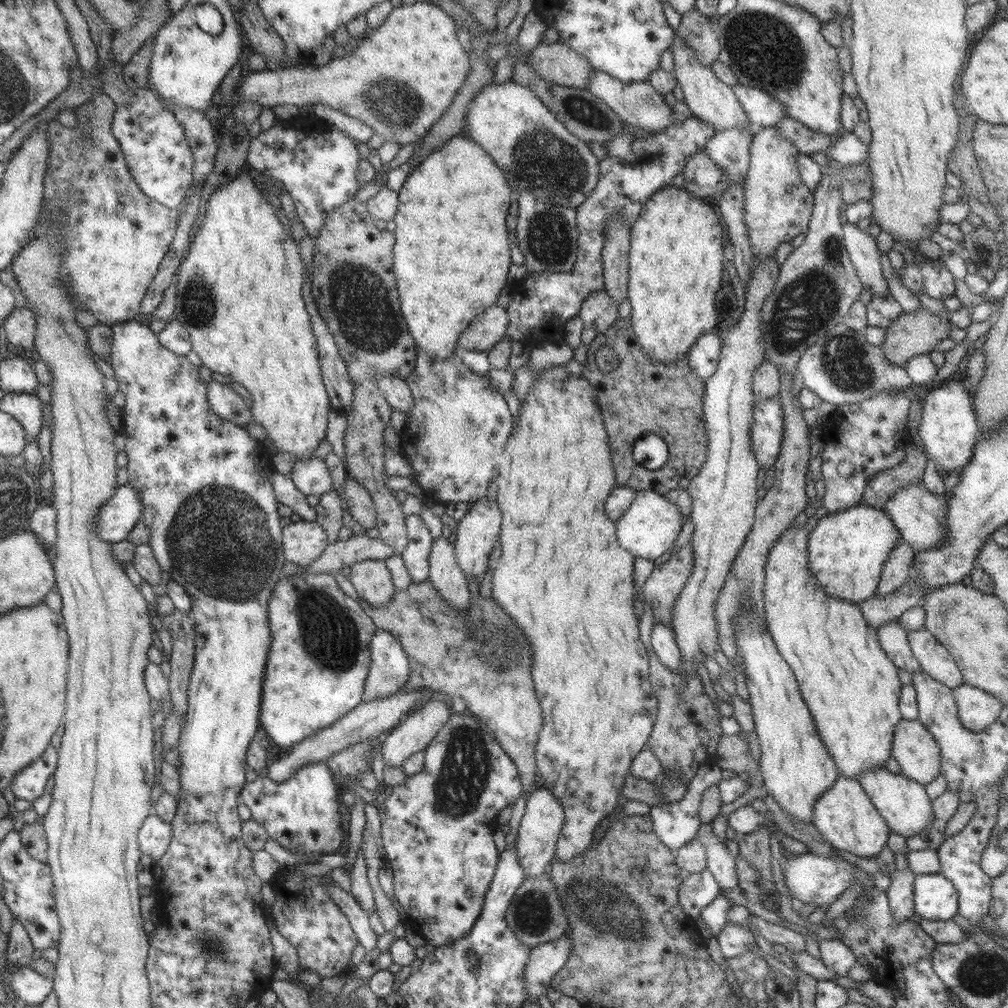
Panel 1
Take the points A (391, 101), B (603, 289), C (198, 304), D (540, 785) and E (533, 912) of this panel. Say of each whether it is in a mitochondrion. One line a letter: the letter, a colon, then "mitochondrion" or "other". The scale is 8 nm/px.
A: mitochondrion
B: other
C: mitochondrion
D: other
E: mitochondrion

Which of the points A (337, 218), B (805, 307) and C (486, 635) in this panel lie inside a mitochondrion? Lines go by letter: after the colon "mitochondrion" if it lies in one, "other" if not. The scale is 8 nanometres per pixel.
A: other
B: mitochondrion
C: mitochondrion

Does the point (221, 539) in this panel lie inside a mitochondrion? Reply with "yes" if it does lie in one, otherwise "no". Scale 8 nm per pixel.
yes

